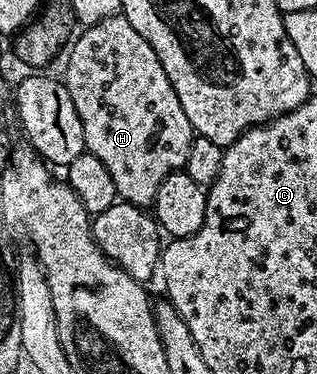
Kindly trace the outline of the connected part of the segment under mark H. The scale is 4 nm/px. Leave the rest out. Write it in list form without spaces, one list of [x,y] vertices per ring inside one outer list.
[[[103,16],[100,23],[81,30],[78,41],[76,36],[68,48],[70,57],[66,60],[64,83],[76,106],[76,114],[80,114],[80,126],[84,126],[86,151],[108,166],[108,174],[112,174],[112,182],[116,182],[119,201],[149,209],[164,178],[185,169],[196,135],[194,127],[188,122],[188,114],[184,114],[184,106],[180,106],[180,98],[176,98],[172,82],[168,82],[168,74],[164,74],[164,66],[160,66],[160,58],[156,58],[156,50],[148,46],[126,16]]]

